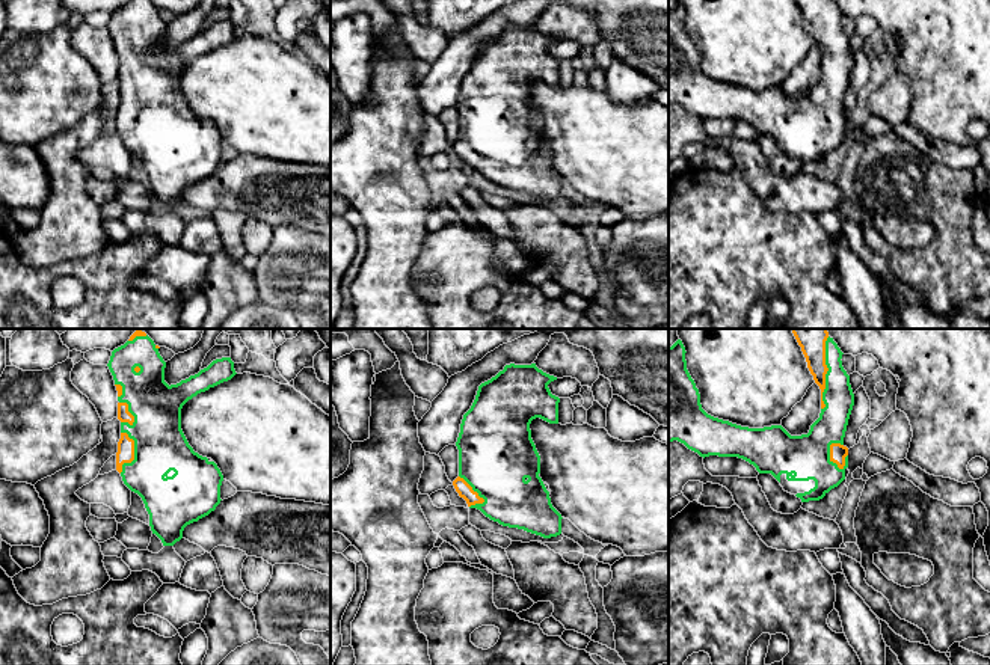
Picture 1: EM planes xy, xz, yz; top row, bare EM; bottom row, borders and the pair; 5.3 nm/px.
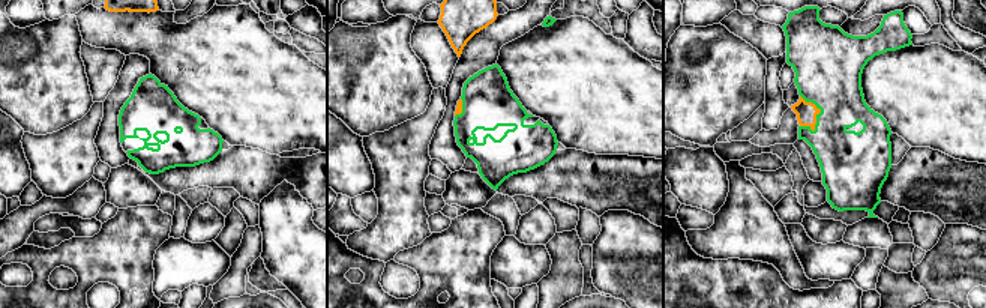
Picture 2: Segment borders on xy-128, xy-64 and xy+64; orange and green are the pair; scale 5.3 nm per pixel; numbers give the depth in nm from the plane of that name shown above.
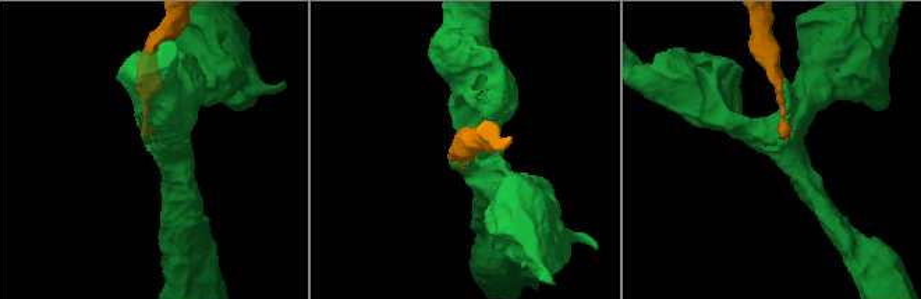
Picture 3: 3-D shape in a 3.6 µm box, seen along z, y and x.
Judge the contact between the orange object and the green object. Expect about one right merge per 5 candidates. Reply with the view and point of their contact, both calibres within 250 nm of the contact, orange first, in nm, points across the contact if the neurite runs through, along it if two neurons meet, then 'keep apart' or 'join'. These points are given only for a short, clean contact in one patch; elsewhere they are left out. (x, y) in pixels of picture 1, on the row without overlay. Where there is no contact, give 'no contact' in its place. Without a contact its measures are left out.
contact yz (826, 35); calibres 130 and 160 nm; join

